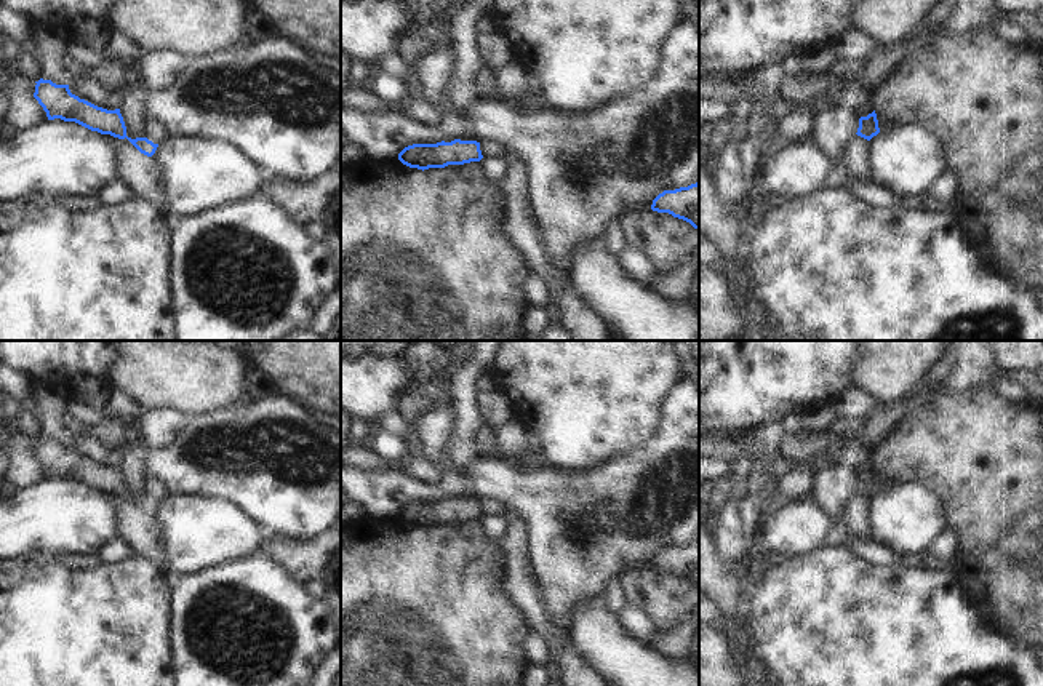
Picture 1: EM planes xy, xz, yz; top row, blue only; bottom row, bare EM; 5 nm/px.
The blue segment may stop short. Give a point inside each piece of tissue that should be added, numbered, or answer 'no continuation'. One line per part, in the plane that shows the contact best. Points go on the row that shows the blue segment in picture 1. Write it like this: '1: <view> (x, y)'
no continuation

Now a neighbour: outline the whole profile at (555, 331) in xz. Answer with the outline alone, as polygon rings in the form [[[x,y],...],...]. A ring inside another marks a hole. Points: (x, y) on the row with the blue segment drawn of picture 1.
[[[549,301],[545,305],[549,315],[547,328],[536,337],[536,341],[573,341],[573,337],[565,329],[558,309]]]

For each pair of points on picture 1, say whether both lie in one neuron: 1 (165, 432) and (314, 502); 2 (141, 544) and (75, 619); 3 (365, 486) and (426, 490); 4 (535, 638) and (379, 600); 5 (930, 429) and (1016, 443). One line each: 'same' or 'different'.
1: different
2: different
3: same
4: different
5: same

